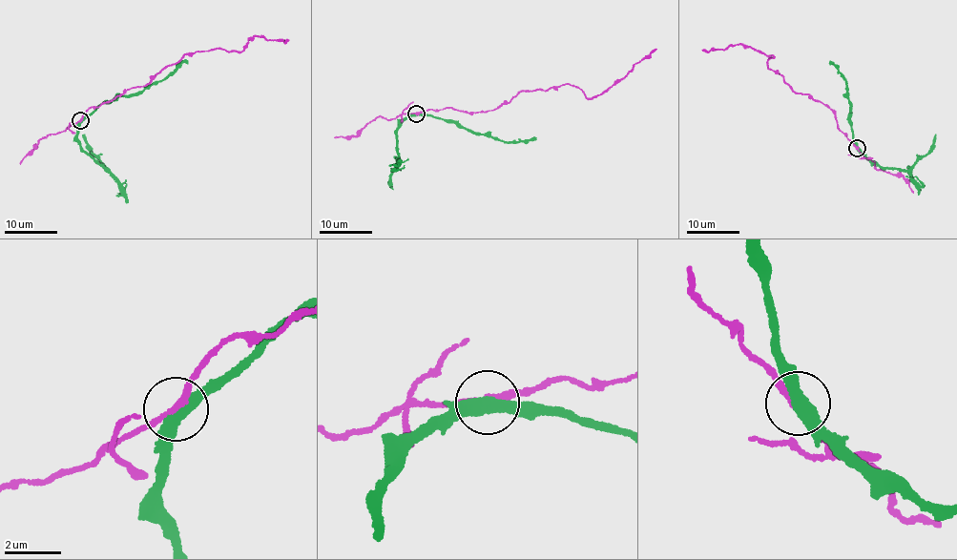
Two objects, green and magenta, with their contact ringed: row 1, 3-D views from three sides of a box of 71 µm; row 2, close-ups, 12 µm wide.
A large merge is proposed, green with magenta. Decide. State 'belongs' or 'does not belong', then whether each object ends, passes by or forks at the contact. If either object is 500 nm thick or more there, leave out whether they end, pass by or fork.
does not belong; green passes by; magenta passes by

